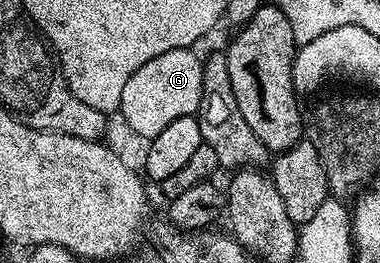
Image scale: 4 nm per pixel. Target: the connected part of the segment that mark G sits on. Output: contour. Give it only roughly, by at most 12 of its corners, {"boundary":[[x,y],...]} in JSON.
{"boundary":[[192,48],[143,63],[119,117],[152,139],[201,106],[203,61]]}

